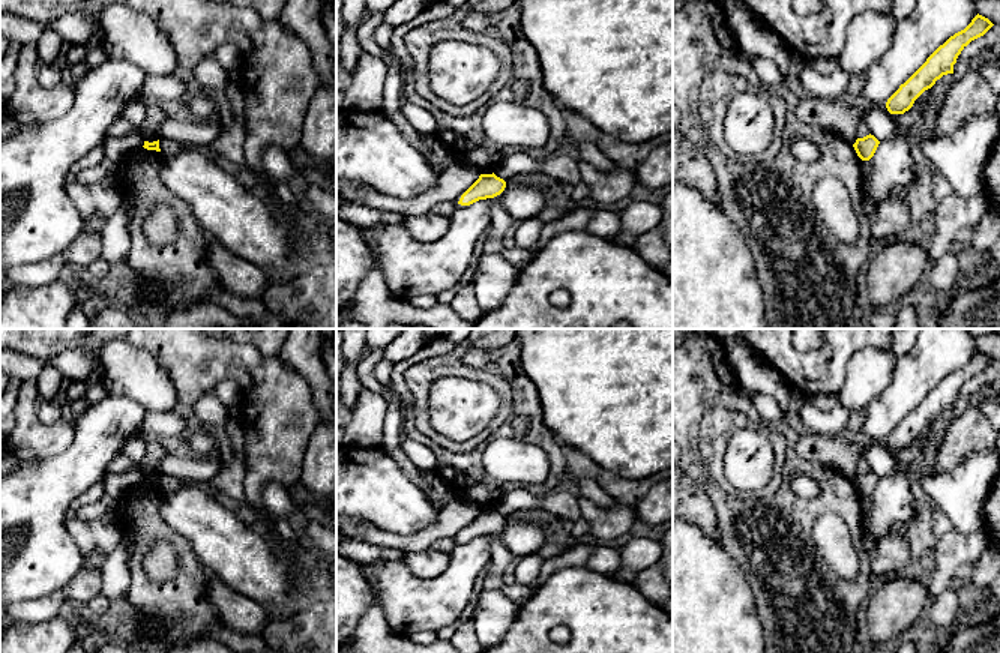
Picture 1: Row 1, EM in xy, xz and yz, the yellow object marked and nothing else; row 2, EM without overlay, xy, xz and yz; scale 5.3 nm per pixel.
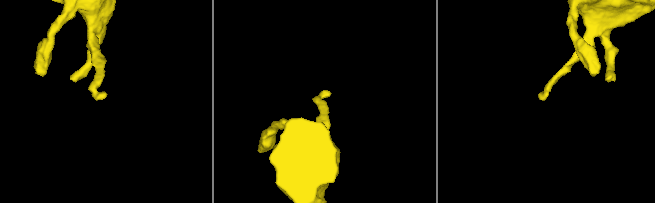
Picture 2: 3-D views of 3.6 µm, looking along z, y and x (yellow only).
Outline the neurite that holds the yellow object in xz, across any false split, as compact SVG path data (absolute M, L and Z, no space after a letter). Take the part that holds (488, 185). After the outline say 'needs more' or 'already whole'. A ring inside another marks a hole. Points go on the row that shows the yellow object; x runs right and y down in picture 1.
M480 174L479 179L461 195L458 204L470 206L479 200L494 198L506 188L506 182L492 174Z | already whole

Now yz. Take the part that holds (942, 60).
M976 15L971 23L961 32L950 36L940 45L926 62L887 99L886 108L890 114L904 114L914 101L943 75L953 74L961 51L974 39L983 36L994 24Z | already whole

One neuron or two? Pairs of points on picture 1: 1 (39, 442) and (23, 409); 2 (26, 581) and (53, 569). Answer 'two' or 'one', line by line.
1: one
2: one

